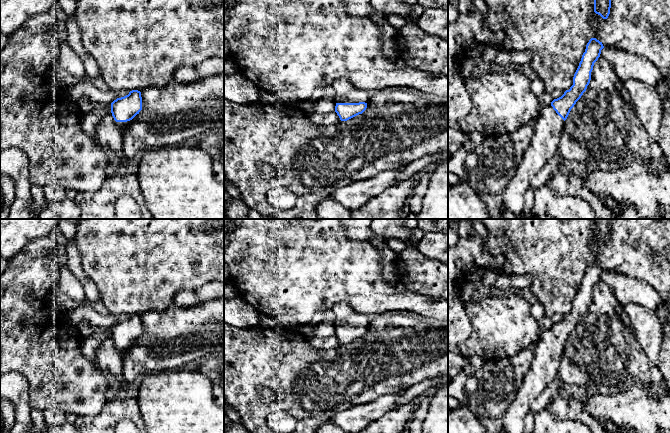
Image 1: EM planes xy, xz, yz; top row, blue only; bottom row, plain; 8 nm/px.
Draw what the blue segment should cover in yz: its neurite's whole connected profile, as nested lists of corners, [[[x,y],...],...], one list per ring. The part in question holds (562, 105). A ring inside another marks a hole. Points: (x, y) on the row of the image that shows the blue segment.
[[[591,38],[574,74],[573,85],[561,97],[554,99],[550,105],[541,108],[530,145],[515,175],[501,194],[501,206],[515,216],[520,215],[523,210],[524,195],[530,187],[531,179],[557,152],[565,120],[586,91],[594,63],[600,57],[603,48],[602,42]]]

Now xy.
[[[132,90],[128,95],[111,103],[111,113],[121,135],[131,124],[131,120],[142,110],[141,92]]]

